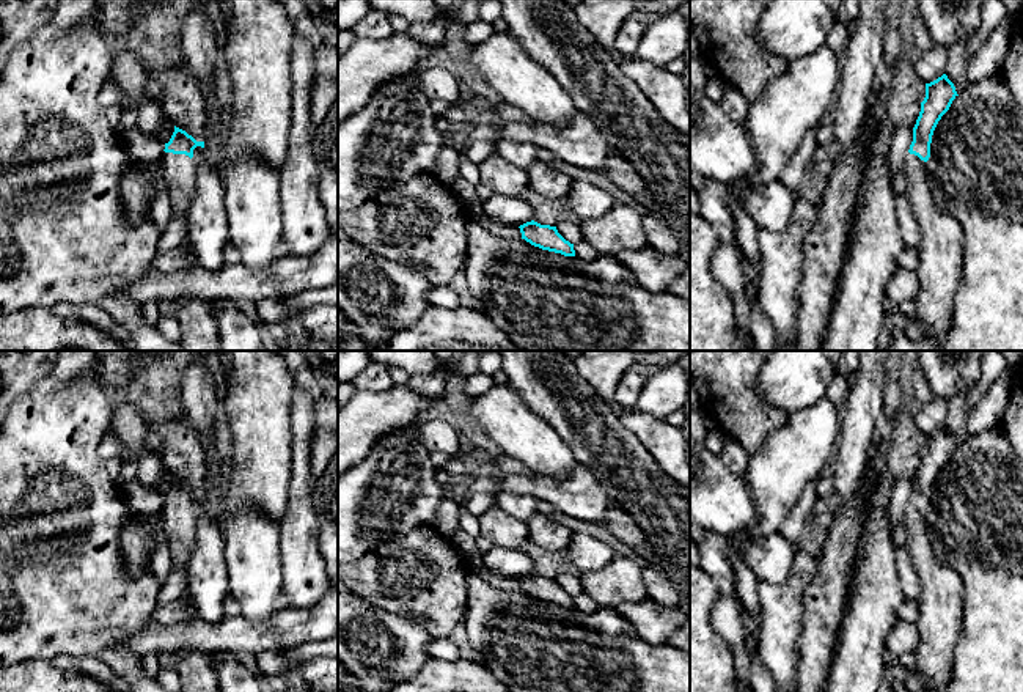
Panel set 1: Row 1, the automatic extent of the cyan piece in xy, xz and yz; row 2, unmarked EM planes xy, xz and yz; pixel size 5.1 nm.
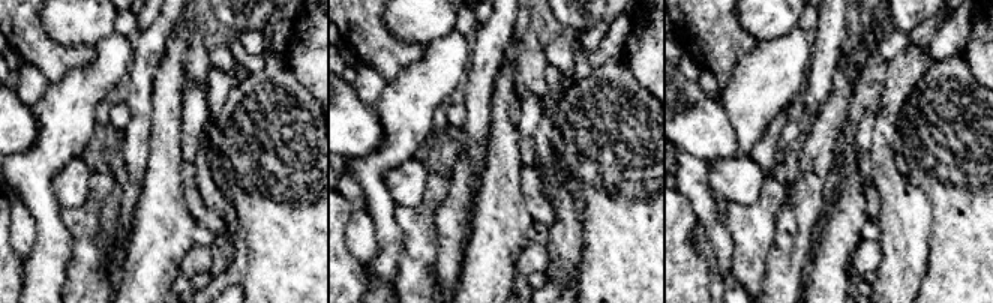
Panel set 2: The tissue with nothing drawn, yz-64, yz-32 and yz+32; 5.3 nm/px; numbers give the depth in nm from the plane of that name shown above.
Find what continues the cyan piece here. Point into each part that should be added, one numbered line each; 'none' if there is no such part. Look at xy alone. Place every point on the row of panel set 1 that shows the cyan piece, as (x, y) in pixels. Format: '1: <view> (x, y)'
1: xy (179, 170)

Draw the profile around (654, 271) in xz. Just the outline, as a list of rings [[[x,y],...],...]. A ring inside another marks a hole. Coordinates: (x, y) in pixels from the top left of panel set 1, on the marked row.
[[[649,245],[640,250],[621,250],[614,255],[643,288],[655,294],[668,293],[671,282],[690,264],[680,255],[665,256]]]

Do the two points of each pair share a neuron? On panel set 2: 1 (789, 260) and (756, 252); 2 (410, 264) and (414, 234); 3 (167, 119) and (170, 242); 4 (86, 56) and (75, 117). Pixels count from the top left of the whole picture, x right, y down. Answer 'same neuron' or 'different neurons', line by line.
1: different neurons
2: same neuron
3: same neuron
4: different neurons

